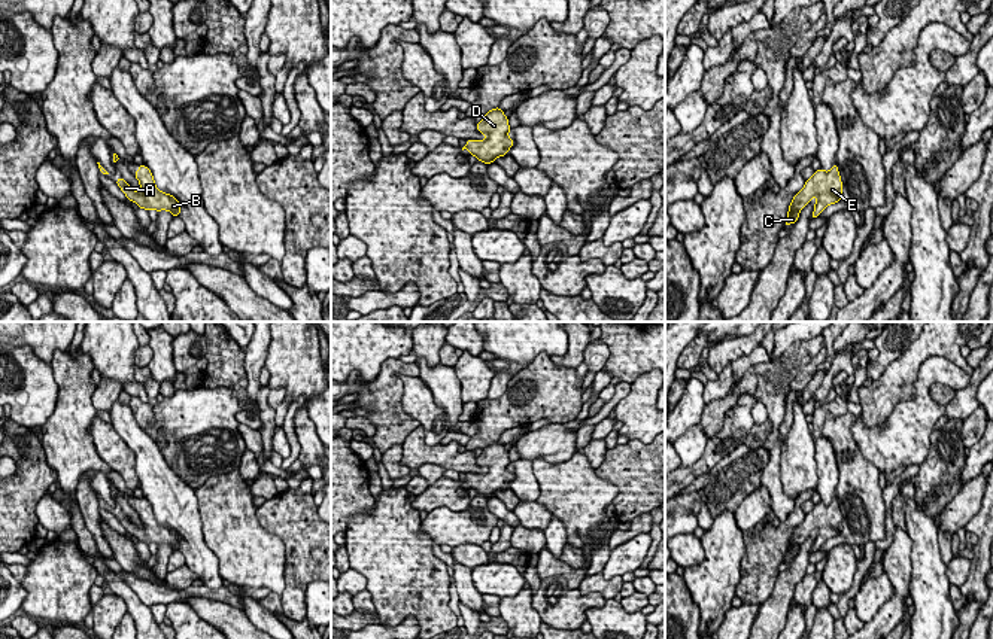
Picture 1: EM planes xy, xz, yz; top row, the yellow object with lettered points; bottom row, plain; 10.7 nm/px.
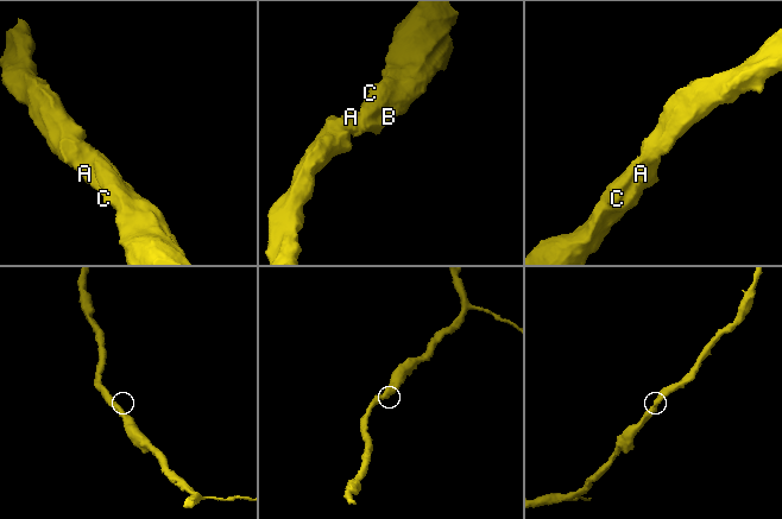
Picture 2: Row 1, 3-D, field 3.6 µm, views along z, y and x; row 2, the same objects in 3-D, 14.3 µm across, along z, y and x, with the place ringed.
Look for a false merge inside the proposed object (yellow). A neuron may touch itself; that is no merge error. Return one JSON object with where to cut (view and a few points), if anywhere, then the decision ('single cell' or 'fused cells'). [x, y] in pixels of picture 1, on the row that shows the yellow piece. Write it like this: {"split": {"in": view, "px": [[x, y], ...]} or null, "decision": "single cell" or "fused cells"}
{"split": null, "decision": "single cell"}

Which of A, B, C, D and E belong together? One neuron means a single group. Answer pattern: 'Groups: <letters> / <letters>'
Groups: A B C D E

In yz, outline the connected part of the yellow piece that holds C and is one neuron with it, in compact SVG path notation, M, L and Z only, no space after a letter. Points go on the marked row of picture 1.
M838 165L833 167L826 173L823 168L814 171L814 174L805 180L805 185L798 194L793 197L787 217L784 225L796 223L799 217L799 212L811 203L813 198L817 198L814 204L814 212L811 219L820 216L820 213L829 206L835 204L842 198L842 182L838 171Z

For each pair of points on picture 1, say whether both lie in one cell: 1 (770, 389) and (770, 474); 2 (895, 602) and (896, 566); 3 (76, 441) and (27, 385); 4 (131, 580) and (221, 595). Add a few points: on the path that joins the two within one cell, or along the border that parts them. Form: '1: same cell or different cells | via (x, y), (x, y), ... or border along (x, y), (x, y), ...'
1: same cell | via (774, 410), (774, 453)
2: same cell | via (898, 593), (898, 575)
3: different cells | border along (55, 379), (57, 404), (52, 414), (39, 428)
4: same cell | via (154, 595), (199, 592)

